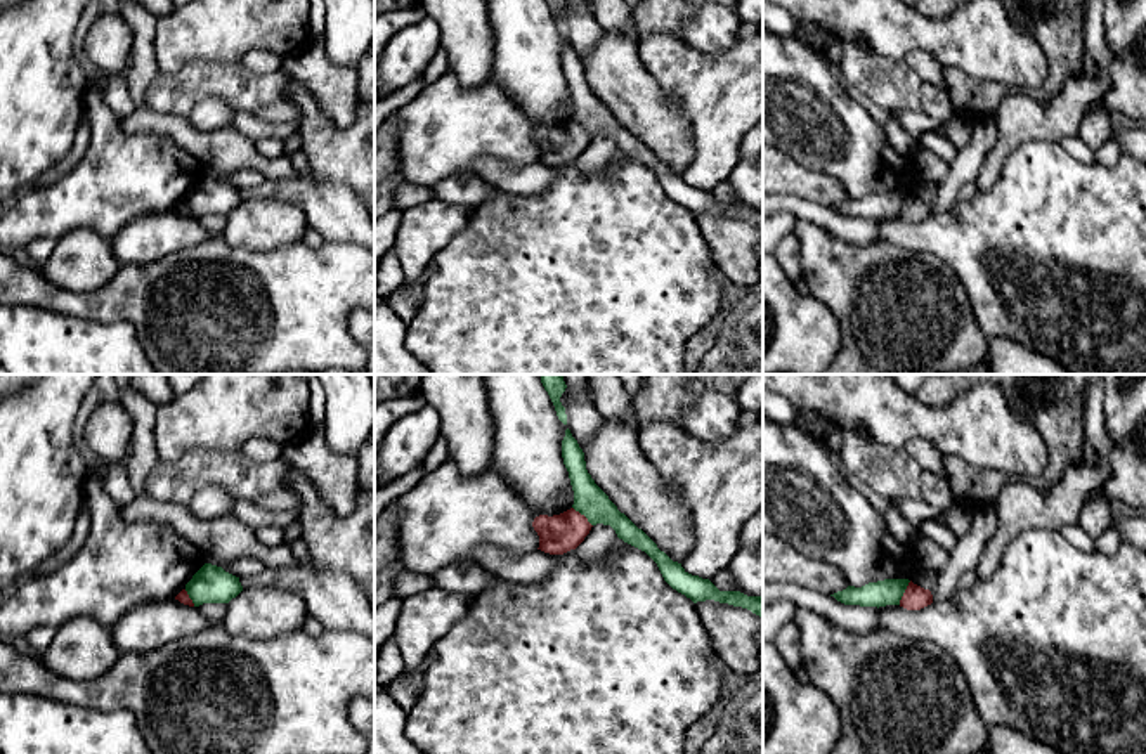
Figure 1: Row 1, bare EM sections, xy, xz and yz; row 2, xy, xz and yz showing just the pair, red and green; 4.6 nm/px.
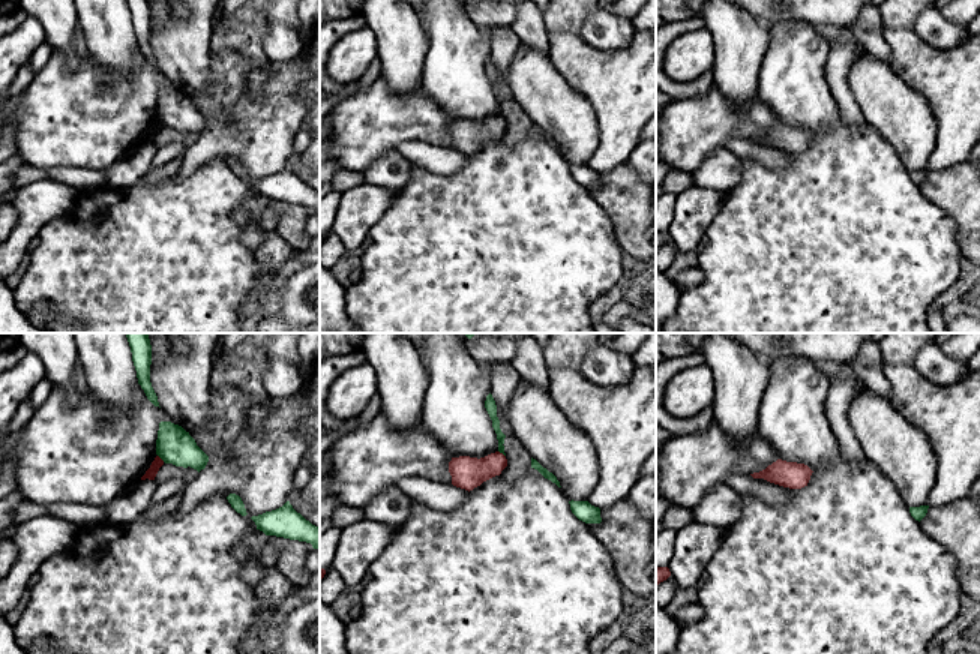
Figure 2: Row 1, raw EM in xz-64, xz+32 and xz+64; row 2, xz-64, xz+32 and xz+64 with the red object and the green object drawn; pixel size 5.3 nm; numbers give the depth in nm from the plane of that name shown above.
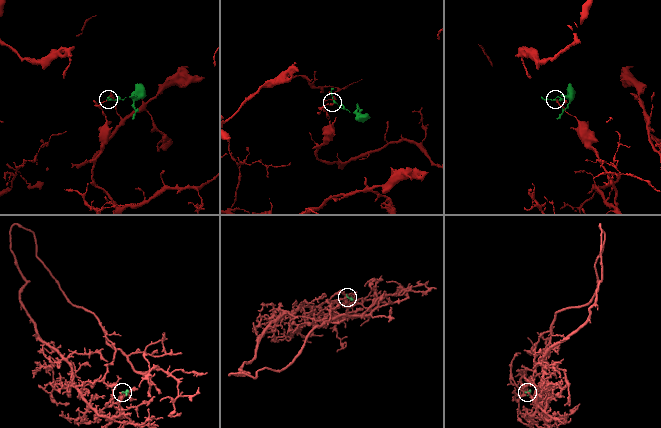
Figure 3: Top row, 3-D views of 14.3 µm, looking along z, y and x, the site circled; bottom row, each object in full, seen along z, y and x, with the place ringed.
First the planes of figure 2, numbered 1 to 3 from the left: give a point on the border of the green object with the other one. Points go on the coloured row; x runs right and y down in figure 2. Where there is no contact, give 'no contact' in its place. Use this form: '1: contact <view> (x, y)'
1: contact xz-64 (159, 458)
2: contact xz+32 (502, 453)
3: no contact

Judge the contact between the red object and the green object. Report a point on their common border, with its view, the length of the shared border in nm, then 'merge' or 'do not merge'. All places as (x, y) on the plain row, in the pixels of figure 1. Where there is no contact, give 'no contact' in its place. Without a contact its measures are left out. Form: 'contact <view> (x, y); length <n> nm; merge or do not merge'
contact yz (904, 205); length 130 nm; do not merge

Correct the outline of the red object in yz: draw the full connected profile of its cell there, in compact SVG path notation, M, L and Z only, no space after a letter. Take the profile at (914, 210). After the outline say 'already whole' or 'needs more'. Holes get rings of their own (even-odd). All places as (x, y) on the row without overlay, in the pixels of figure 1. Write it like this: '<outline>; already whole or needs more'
M912 192L908 194L908 198L900 211L900 218L903 218L907 222L921 222L931 215L933 215L931 203L914 196Z; already whole

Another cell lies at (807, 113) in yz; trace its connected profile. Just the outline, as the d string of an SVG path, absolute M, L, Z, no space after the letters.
M763 29L763 142L837 179L855 199L884 191L910 192L919 179L915 165L891 149L886 128L834 78L824 47L806 33L777 36Z

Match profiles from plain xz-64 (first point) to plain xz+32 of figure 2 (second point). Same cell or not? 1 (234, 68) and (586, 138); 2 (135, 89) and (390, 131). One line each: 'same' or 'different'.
1: different
2: same

